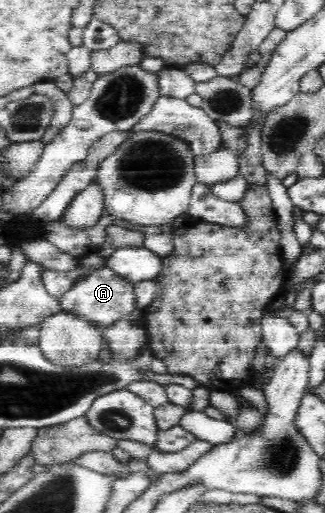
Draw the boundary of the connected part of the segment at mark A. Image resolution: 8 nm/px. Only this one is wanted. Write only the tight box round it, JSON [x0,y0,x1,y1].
[59,265,137,330]

